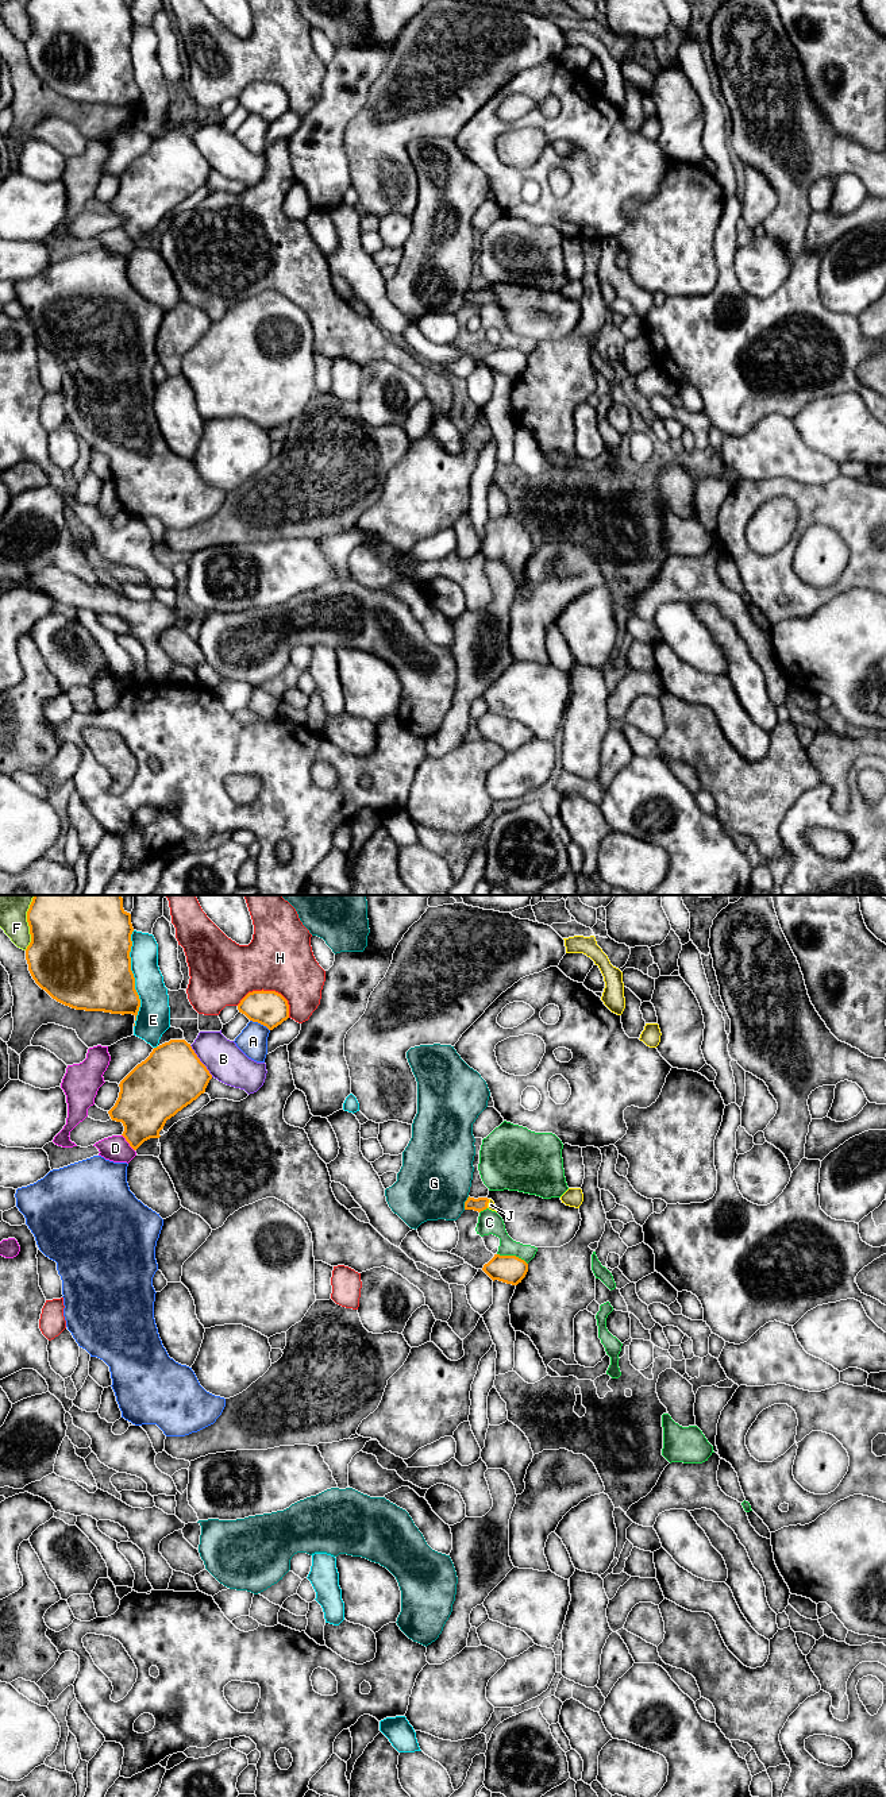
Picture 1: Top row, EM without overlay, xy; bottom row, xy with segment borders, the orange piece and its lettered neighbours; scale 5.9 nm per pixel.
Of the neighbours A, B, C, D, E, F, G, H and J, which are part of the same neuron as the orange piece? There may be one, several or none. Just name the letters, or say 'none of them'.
J

